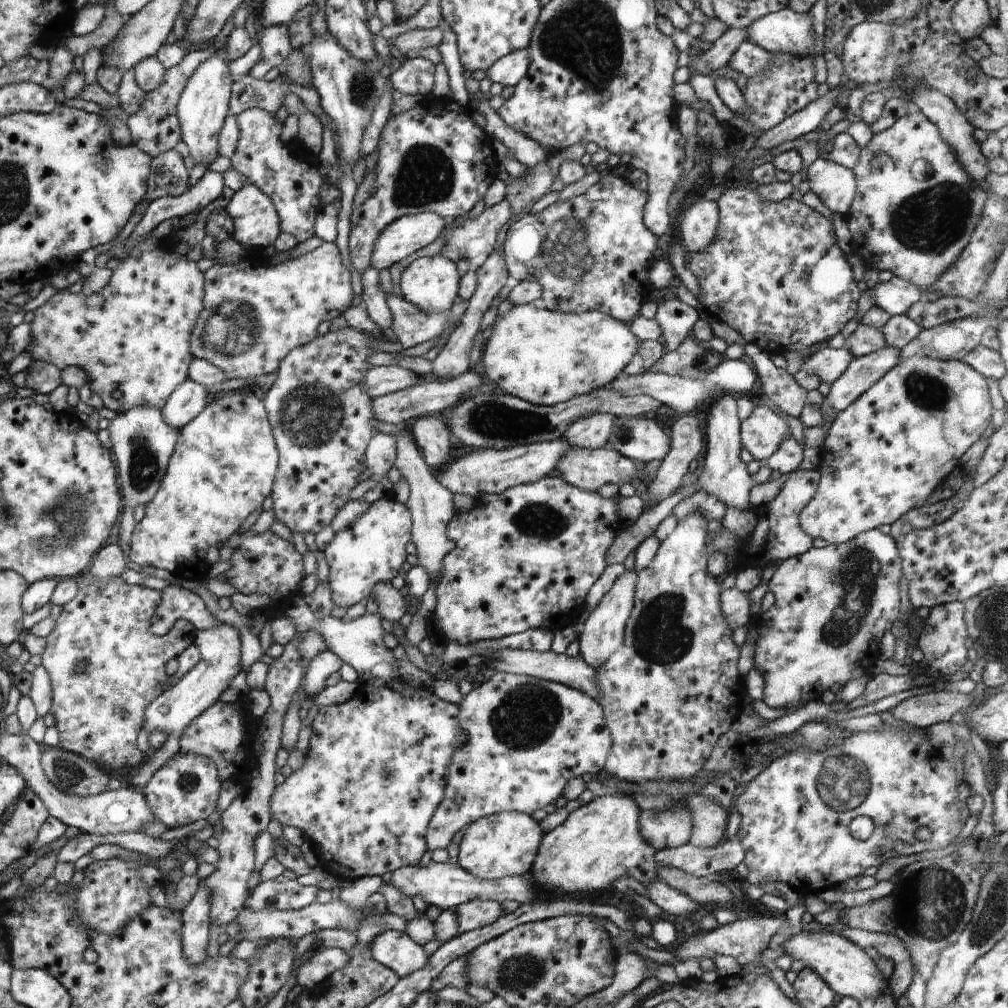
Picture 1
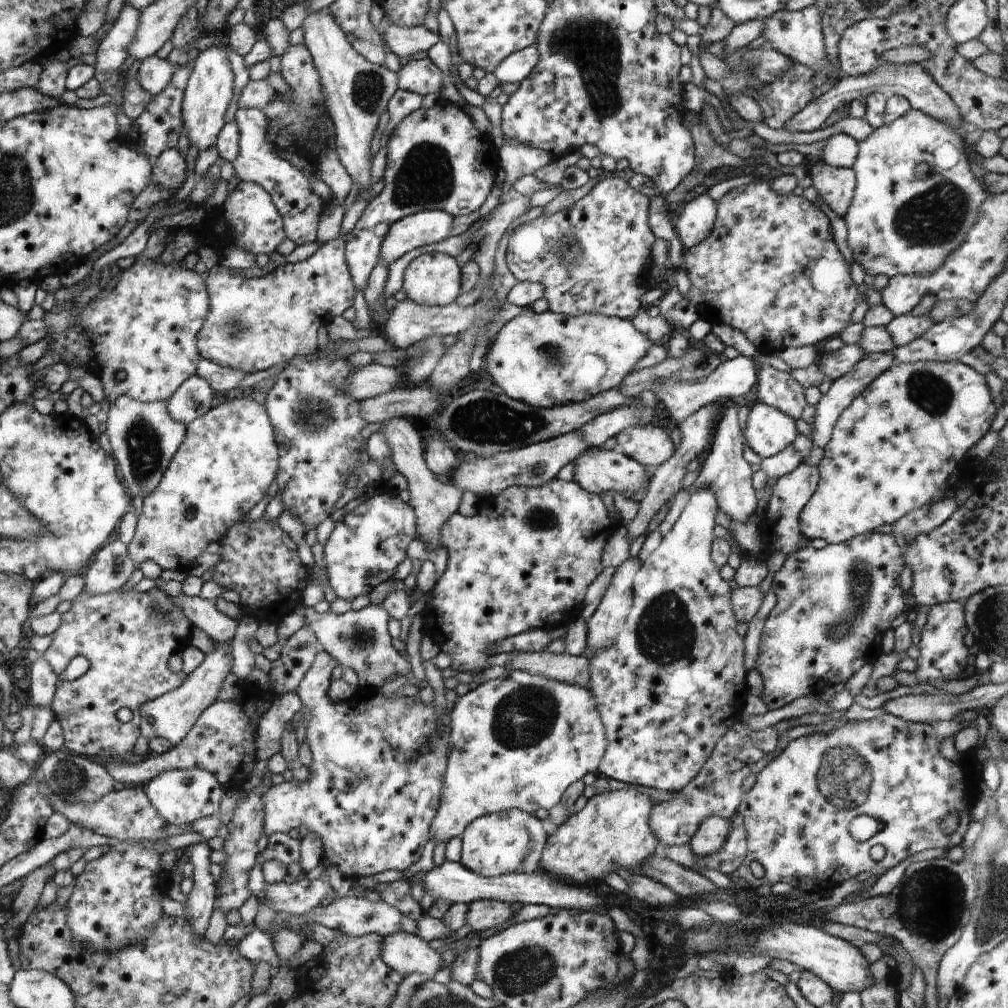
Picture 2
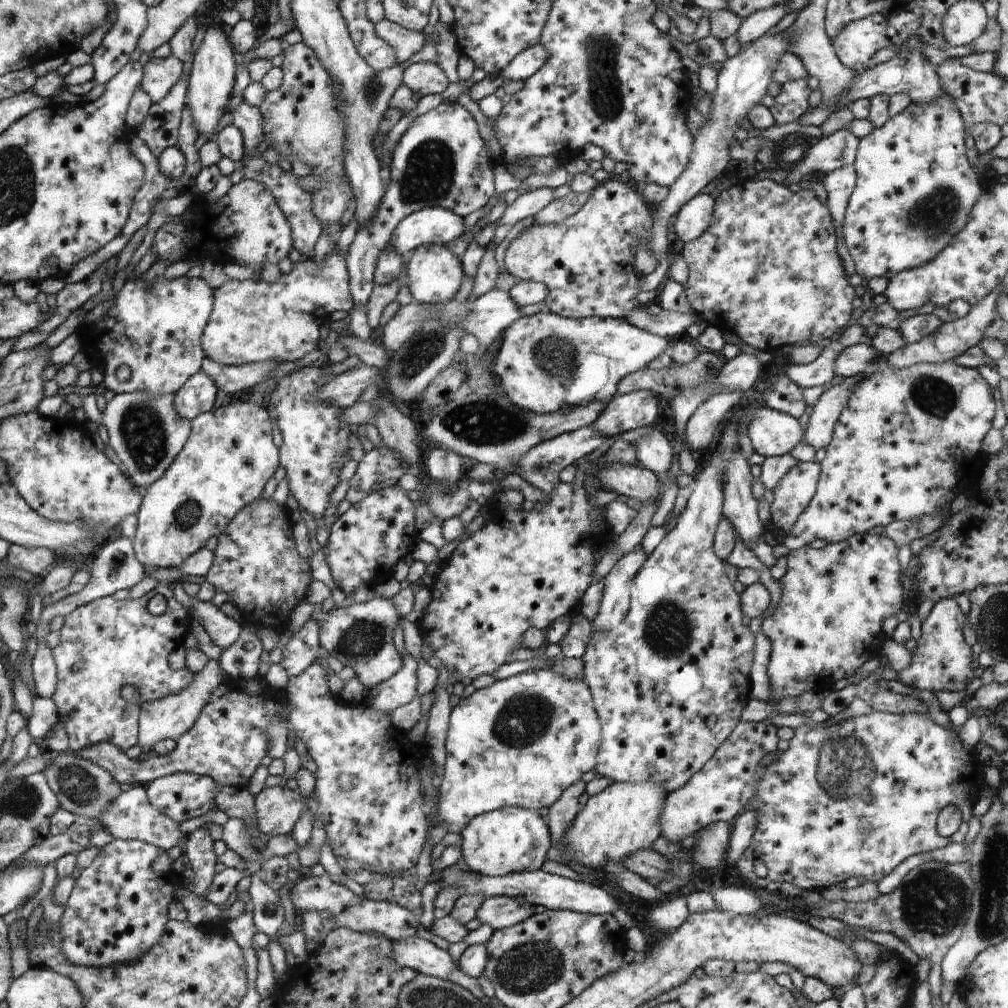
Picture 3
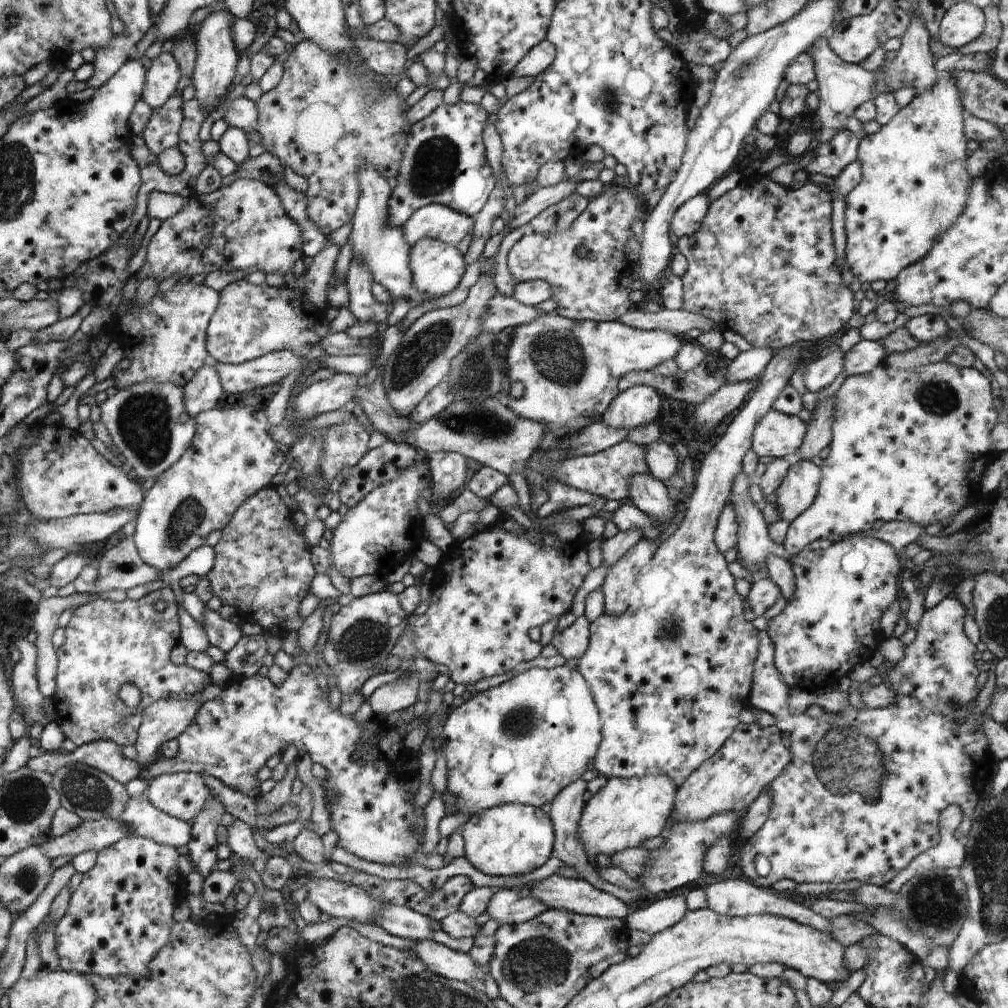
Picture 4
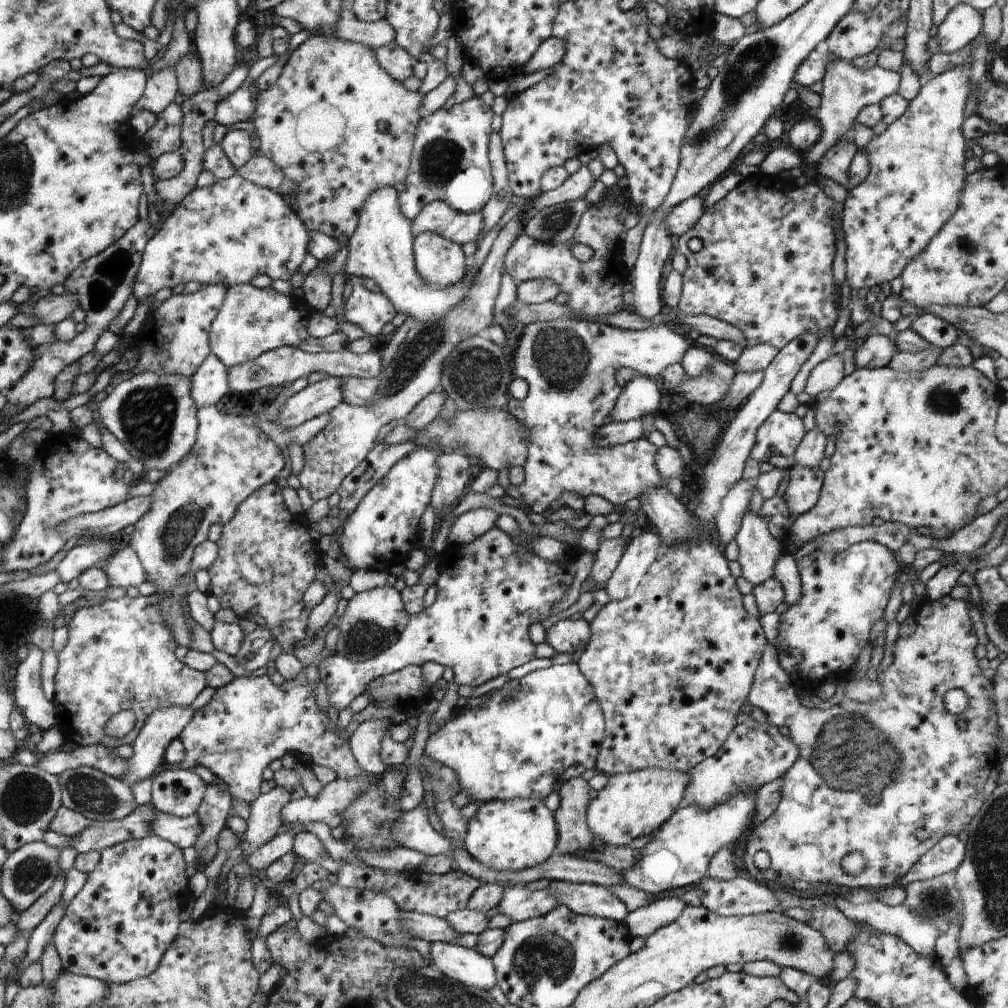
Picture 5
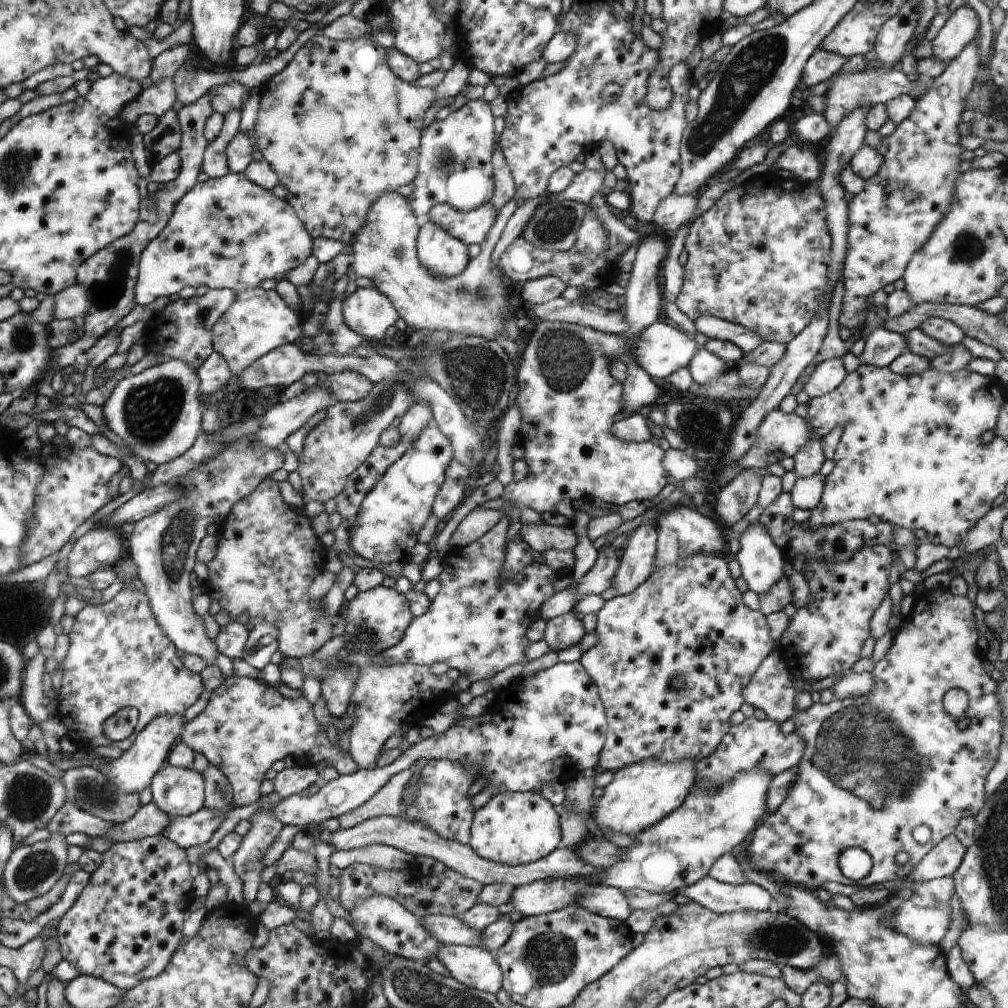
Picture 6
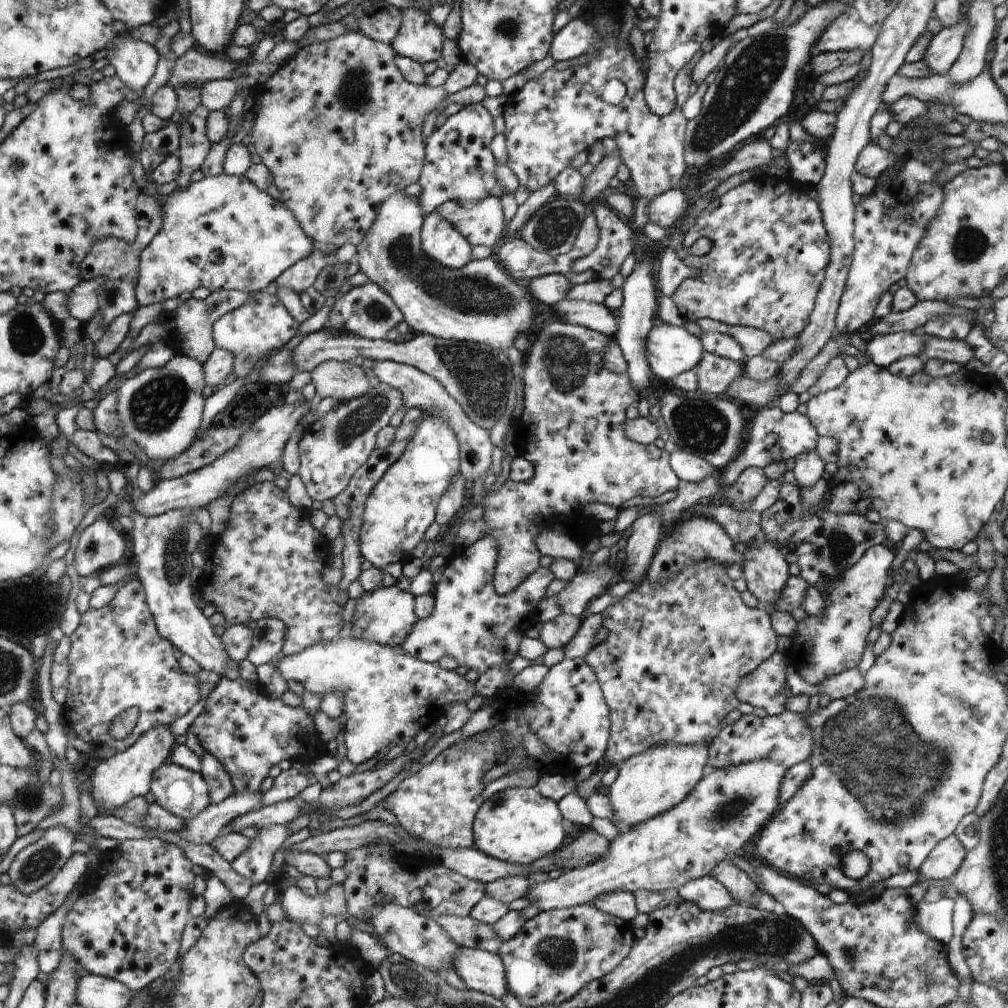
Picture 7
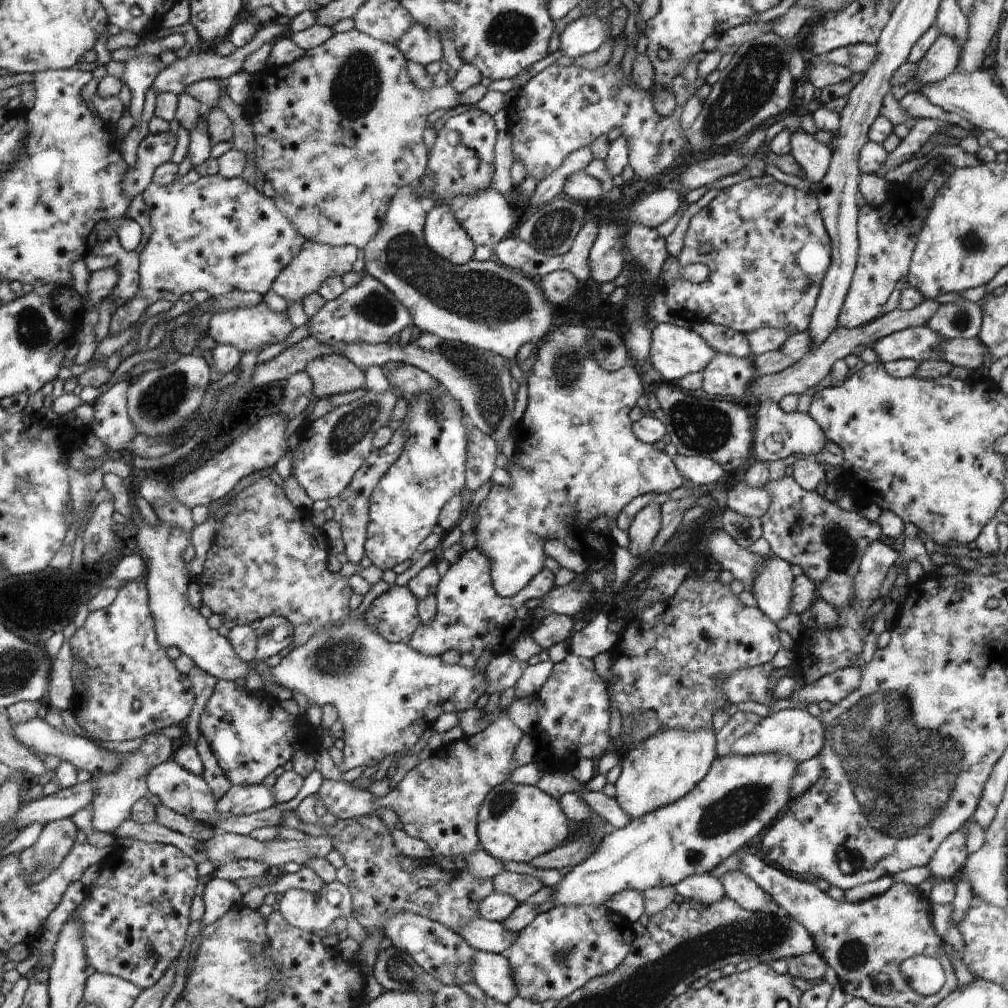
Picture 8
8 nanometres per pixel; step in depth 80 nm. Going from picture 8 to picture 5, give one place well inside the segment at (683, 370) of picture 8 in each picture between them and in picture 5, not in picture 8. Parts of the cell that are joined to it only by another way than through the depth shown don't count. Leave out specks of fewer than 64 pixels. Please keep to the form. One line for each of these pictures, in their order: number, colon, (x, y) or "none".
5: (569, 364)
6: (567, 398)
7: (670, 350)

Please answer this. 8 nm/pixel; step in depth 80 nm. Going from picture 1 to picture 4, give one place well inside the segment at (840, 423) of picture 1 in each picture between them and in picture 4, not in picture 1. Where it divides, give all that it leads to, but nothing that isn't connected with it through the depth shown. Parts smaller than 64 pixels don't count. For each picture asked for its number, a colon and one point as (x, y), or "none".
2: (900, 443)
3: (899, 450)
4: (906, 445)

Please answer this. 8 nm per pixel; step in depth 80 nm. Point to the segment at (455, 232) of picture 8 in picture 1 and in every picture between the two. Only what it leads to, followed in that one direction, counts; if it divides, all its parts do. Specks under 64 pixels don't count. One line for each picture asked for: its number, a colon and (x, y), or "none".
1: (429, 283)
2: (433, 279)
3: (434, 274)
4: (437, 267)
5: (440, 262)
6: (444, 256)
7: (441, 241)

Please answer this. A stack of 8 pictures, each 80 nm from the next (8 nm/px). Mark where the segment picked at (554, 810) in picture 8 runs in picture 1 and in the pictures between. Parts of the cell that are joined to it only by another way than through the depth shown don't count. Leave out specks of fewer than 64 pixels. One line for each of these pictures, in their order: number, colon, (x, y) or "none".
1: (506, 844)
2: (512, 841)
3: (511, 840)
4: (513, 839)
5: (520, 834)
6: (512, 828)
7: (518, 825)

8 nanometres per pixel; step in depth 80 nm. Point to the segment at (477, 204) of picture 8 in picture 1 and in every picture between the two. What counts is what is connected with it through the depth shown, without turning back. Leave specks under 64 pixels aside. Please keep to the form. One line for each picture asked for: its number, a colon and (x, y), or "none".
1: (410, 233)
2: (424, 227)
3: (432, 225)
4: (434, 221)
5: (437, 217)
6: (472, 227)
7: (483, 223)

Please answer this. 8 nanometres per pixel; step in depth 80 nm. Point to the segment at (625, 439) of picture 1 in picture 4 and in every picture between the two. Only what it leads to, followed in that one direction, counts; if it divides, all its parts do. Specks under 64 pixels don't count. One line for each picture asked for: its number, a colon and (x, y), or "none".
2: (649, 445)
3: (654, 452)
4: (661, 458)

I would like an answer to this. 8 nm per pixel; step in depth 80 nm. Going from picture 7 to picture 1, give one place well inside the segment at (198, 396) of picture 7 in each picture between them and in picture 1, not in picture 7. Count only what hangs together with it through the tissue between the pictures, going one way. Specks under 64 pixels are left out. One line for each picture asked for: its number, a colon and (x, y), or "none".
1: (142, 441)
2: (144, 437)
3: (145, 430)
4: (150, 428)
5: (153, 415)
6: (157, 412)

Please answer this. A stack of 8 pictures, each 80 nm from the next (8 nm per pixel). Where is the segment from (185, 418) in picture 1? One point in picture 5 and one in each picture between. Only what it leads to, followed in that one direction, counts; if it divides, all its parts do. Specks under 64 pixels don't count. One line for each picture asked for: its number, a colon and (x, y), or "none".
2: (194, 399)
3: (198, 395)
4: (202, 392)
5: (210, 383)

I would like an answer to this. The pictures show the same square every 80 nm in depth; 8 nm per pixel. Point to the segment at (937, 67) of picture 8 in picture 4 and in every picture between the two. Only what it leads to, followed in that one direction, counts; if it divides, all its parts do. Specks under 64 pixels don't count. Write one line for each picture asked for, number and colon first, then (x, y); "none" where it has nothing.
4: (963, 22)
5: (963, 23)
6: (961, 27)
7: (943, 49)

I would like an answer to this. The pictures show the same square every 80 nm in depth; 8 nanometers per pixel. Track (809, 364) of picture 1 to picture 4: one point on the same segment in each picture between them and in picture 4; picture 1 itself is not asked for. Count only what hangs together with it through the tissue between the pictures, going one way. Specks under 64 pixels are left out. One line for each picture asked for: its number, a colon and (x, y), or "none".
2: (834, 364)
3: (853, 360)
4: (864, 357)

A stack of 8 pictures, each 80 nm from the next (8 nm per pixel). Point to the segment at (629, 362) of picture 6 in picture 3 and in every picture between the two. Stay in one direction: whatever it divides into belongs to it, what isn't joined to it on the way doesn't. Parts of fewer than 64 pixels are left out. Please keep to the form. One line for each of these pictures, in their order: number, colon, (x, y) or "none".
3: (638, 409)
4: (640, 404)
5: (640, 396)

